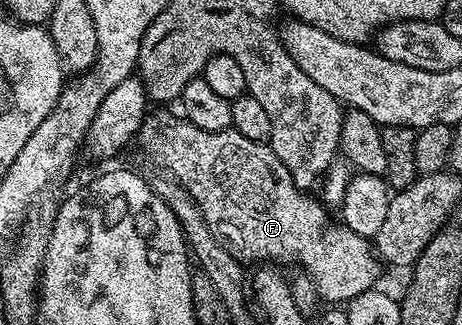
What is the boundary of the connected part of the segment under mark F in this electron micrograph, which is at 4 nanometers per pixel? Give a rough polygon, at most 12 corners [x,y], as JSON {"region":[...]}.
{"region":[[147,115],[137,143],[238,261],[299,264],[330,306],[377,285],[269,143]]}

